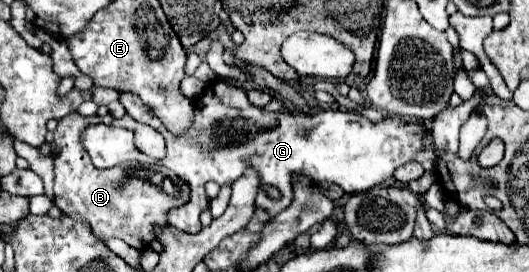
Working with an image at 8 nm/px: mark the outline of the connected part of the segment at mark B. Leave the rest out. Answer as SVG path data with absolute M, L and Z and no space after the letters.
M70 113L58 121L58 127L54 131L54 143L62 147L60 155L54 157L56 167L56 179L54 179L54 205L68 213L70 217L86 221L94 235L100 241L108 239L122 239L130 247L142 251L146 245L156 241L158 227L168 225L168 211L178 209L190 201L190 187L178 179L174 181L180 189L180 195L168 195L162 191L160 185L152 185L150 181L142 181L140 185L132 185L134 181L122 179L124 169L96 169L82 147L82 131L88 125L105 124L112 125L114 118L108 114L82 117L78 113Z

